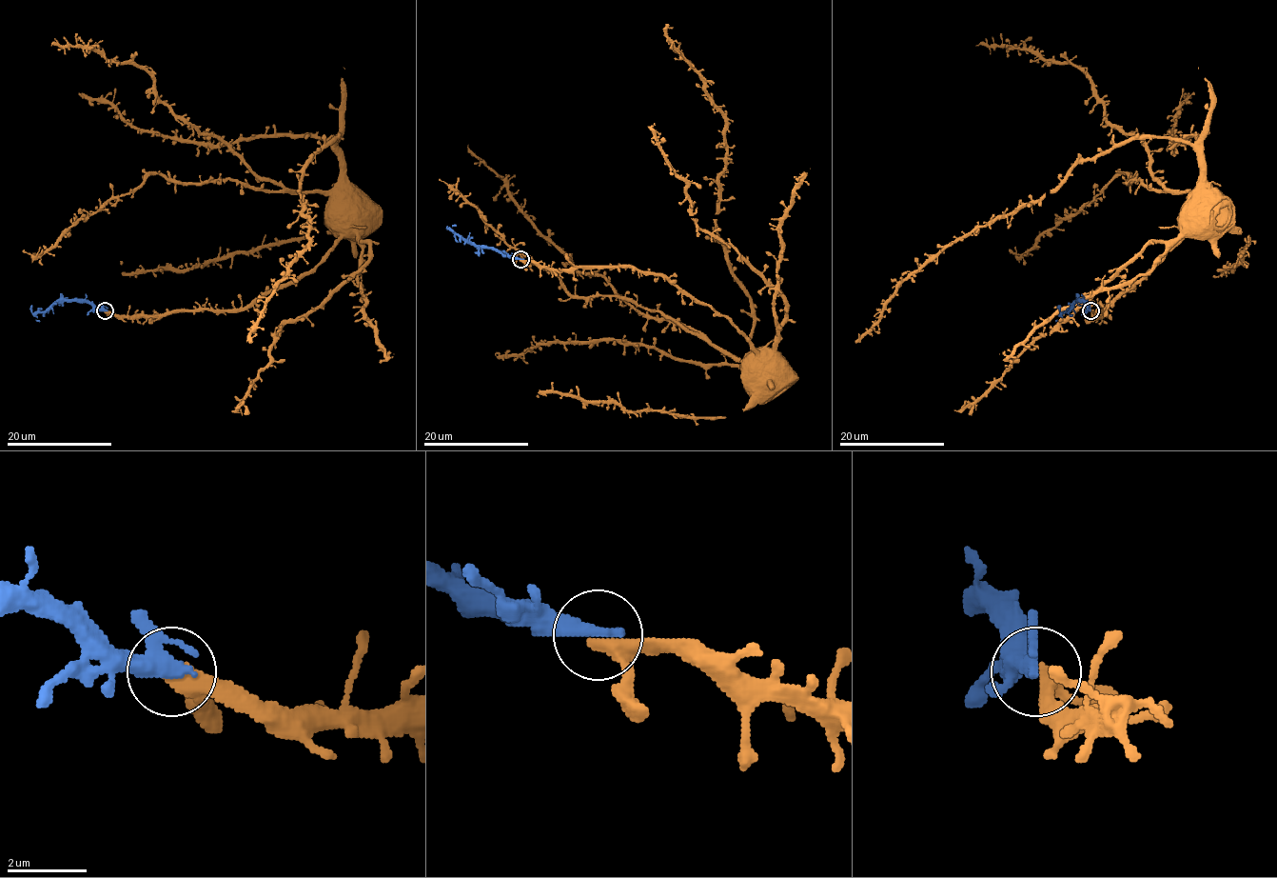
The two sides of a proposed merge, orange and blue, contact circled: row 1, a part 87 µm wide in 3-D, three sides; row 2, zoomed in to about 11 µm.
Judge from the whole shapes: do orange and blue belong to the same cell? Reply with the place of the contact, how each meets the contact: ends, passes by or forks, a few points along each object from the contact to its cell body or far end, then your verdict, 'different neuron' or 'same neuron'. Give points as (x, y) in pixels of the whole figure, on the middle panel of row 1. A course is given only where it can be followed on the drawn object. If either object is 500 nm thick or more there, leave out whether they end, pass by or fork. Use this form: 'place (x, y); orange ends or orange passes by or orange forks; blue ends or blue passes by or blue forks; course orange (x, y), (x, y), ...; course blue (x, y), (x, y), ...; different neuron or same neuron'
place (520, 259); orange passes by; blue forks; course orange (520, 260), (565, 269), (634, 267), (663, 273), (722, 314), (747, 339), (756, 355), (754, 366), (763, 373); course blue (520, 259), (512, 259), (491, 247), (474, 246), (452, 231), (452, 226), (457, 225); same neuron

